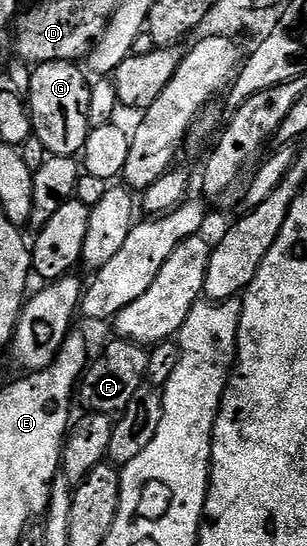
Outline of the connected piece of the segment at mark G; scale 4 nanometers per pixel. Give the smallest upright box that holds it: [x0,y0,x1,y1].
[28,60,92,157]

